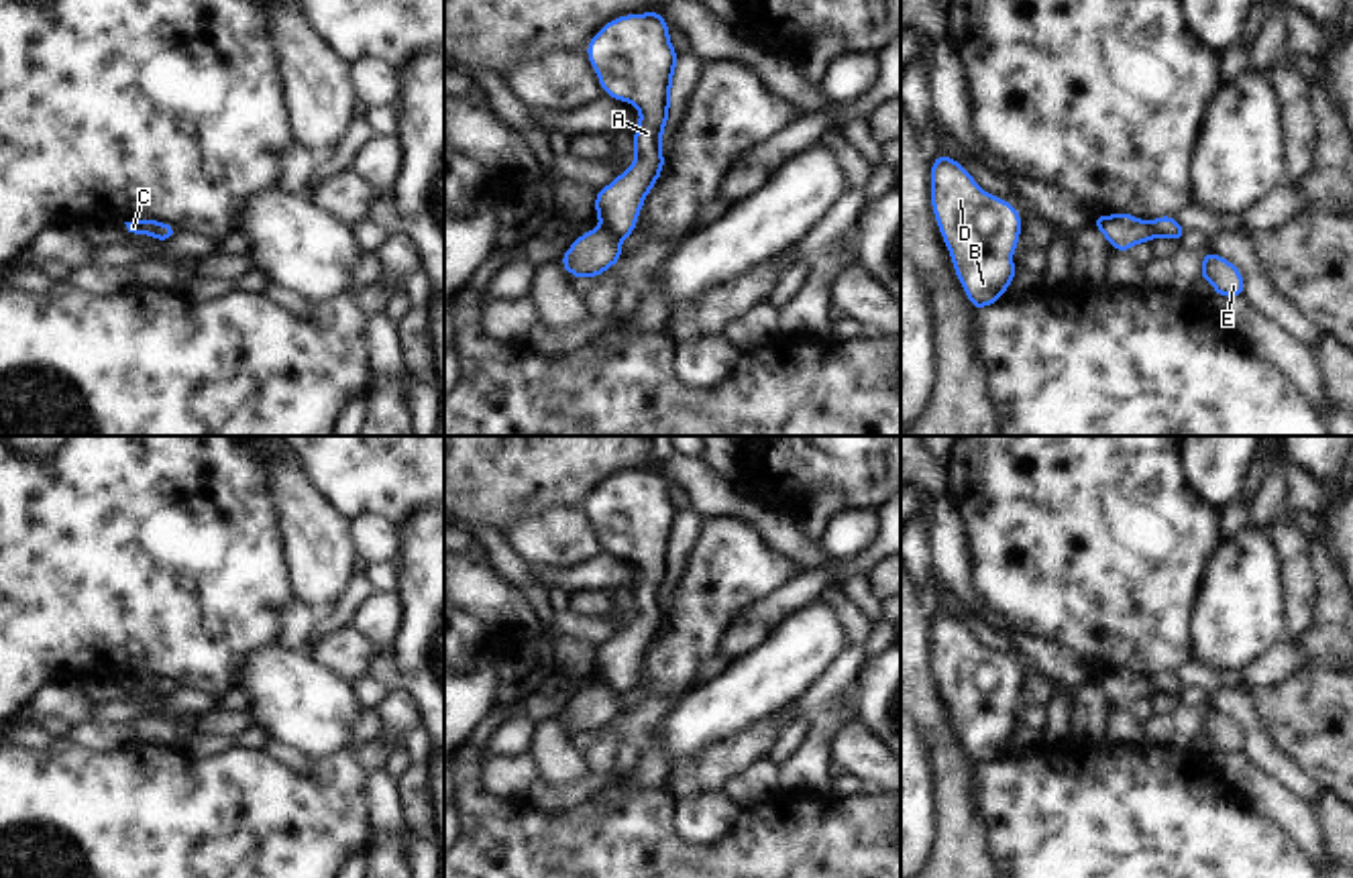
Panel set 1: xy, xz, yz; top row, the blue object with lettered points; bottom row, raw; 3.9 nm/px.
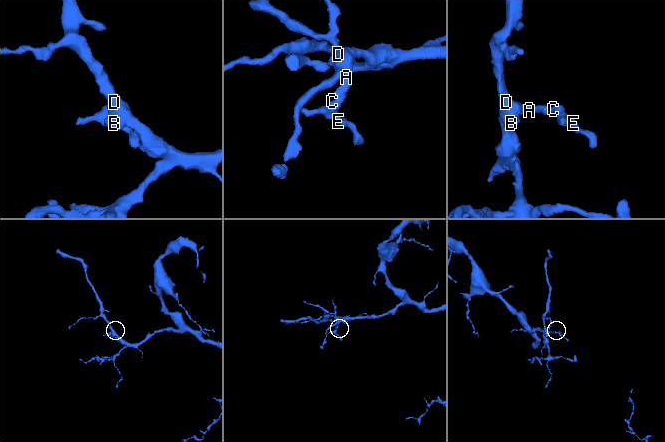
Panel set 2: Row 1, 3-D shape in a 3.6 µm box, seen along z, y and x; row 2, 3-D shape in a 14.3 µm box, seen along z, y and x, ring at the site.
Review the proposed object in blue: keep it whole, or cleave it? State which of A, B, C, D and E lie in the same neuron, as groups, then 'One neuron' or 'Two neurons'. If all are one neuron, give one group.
Groups: A B D / C E. Two neurons

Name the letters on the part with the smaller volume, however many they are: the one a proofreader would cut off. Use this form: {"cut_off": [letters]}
{"cut_off": ["C", "E"]}

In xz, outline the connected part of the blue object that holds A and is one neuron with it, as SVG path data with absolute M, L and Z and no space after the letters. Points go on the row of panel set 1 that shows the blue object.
M658 12L621 14L585 45L605 96L640 108L634 128L636 161L595 191L595 216L619 238L636 232L646 196L664 171L662 134L679 55Z

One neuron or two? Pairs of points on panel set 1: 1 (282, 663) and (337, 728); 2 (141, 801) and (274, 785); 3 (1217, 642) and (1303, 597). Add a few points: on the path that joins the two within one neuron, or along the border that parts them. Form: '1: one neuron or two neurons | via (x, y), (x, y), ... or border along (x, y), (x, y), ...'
1: one neuron | via (288, 679), (320, 711)
2: one neuron | via (174, 801), (192, 801), (223, 769), (241, 781)
3: two neurons | border along (1278, 559), (1284, 569), (1284, 624), (1288, 634)

